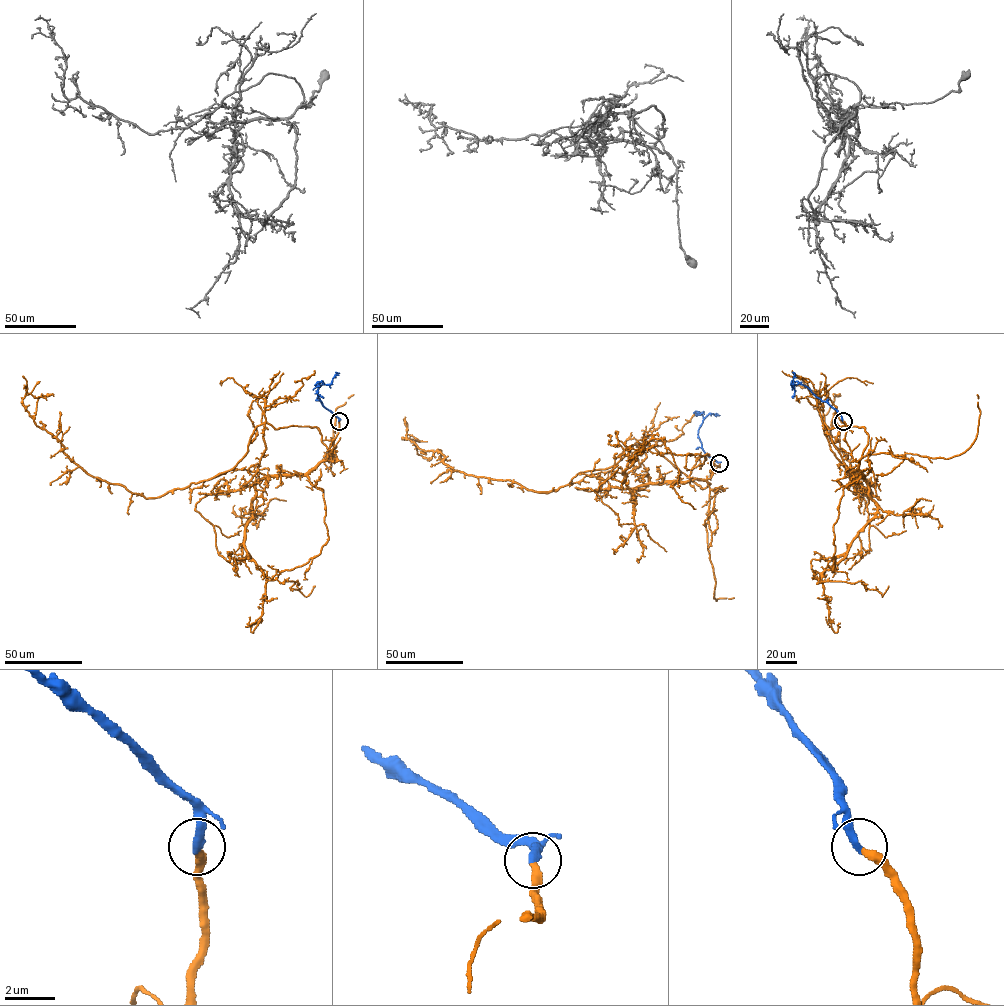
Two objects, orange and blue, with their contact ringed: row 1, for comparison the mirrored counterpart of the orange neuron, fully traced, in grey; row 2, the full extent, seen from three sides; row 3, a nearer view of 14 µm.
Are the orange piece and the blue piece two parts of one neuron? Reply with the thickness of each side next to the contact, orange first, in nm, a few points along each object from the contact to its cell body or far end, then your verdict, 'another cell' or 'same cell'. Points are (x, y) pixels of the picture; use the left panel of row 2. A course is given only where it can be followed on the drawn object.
340 nm thick on the orange side, 360 nm on the other; orange runs (338, 420), (331, 461), (317, 428), (262, 423), (231, 469), (145, 498), (75, 464), (23, 403), (46, 400); blue runs (338, 420), (317, 395), (321, 381), (317, 393), (324, 397); same cell

